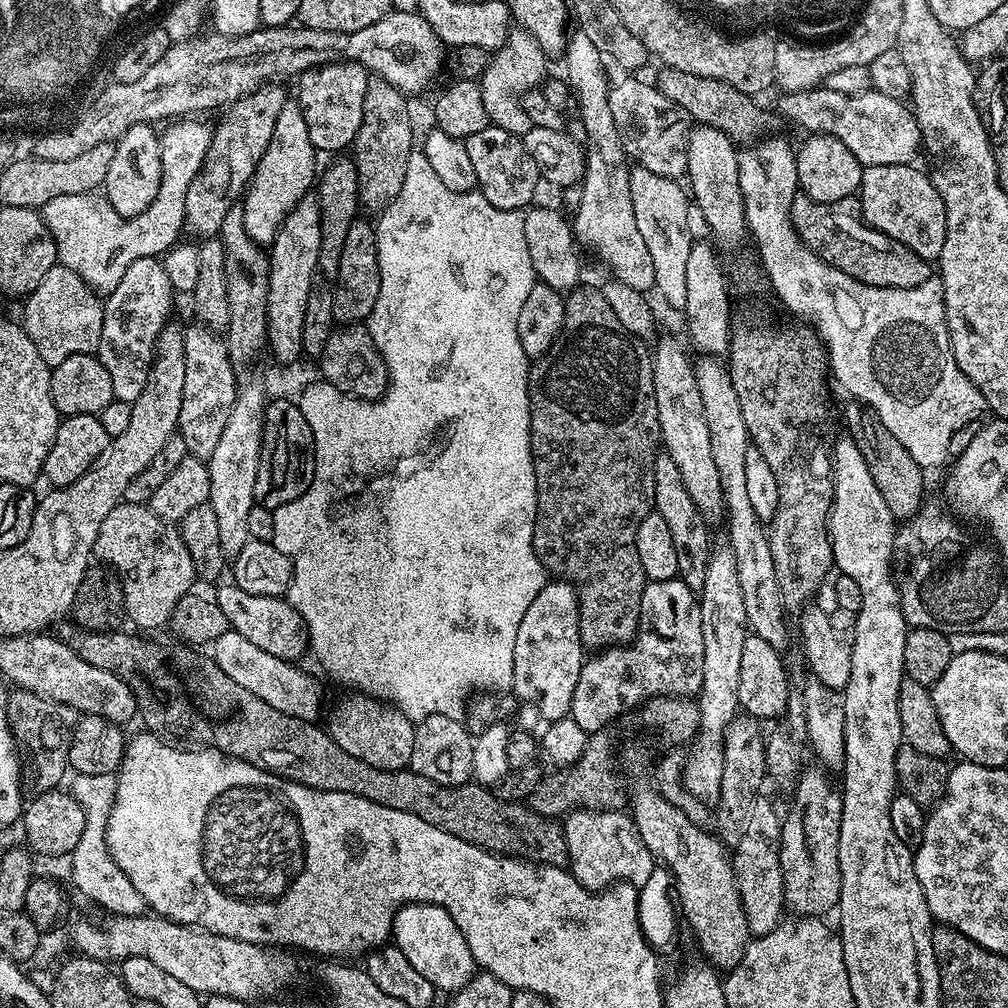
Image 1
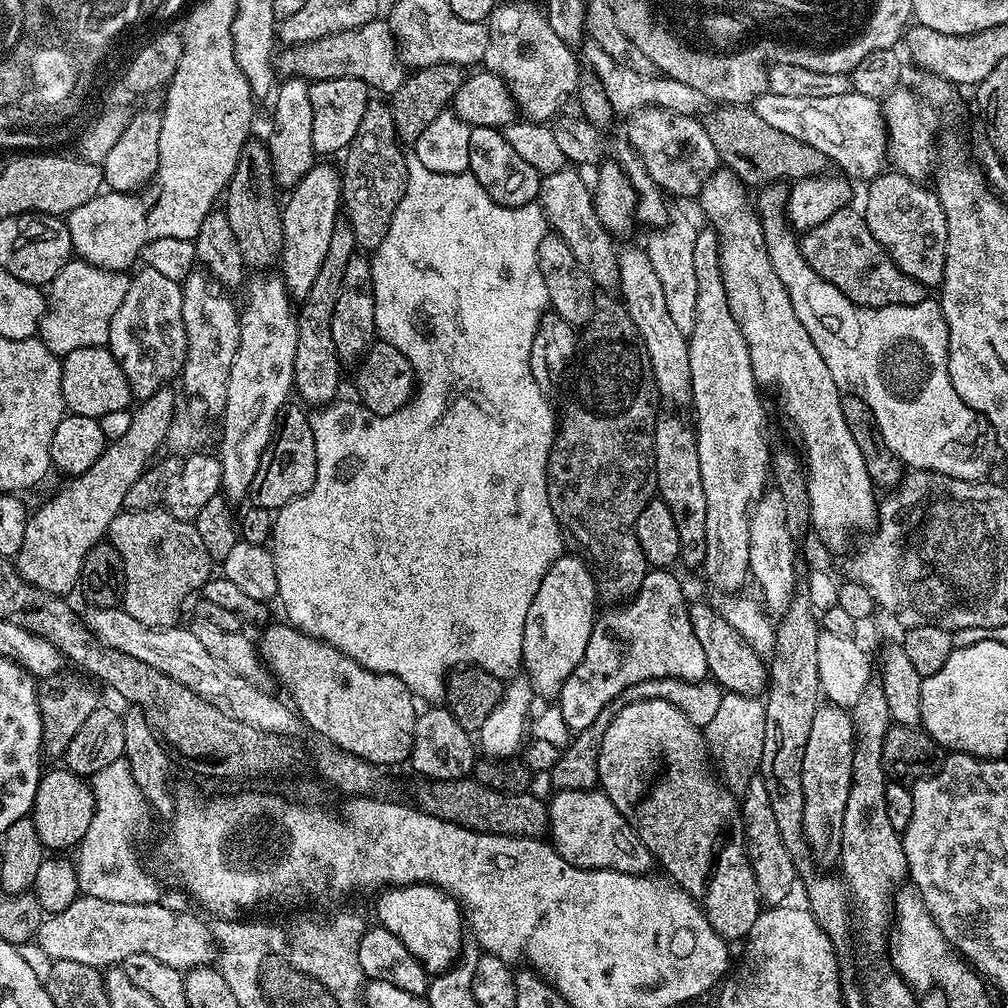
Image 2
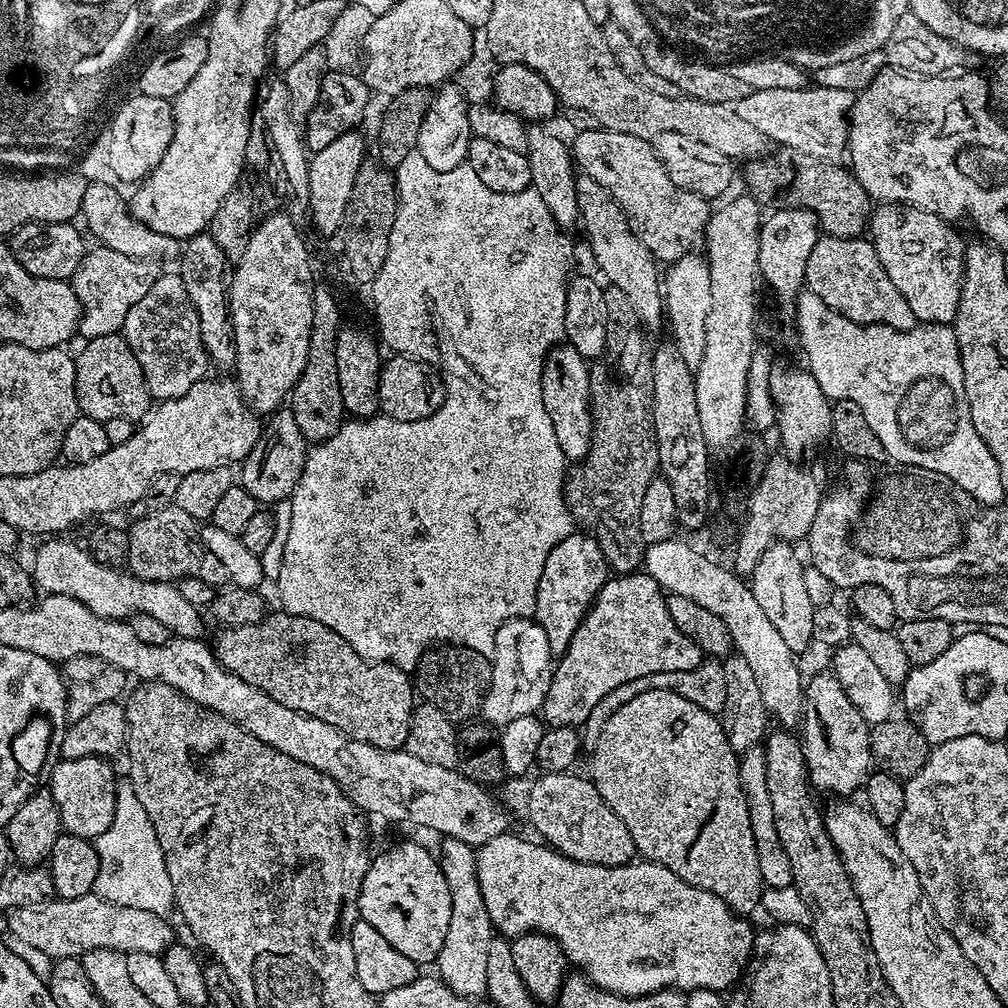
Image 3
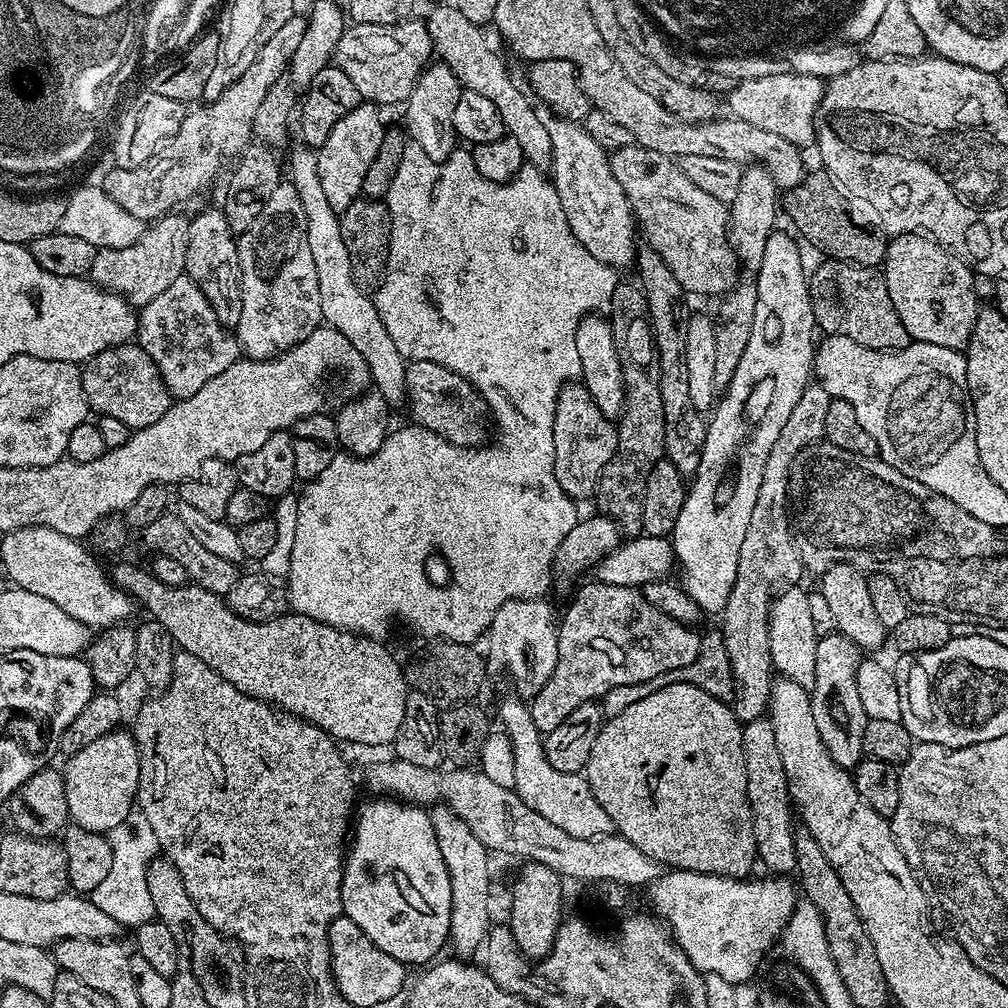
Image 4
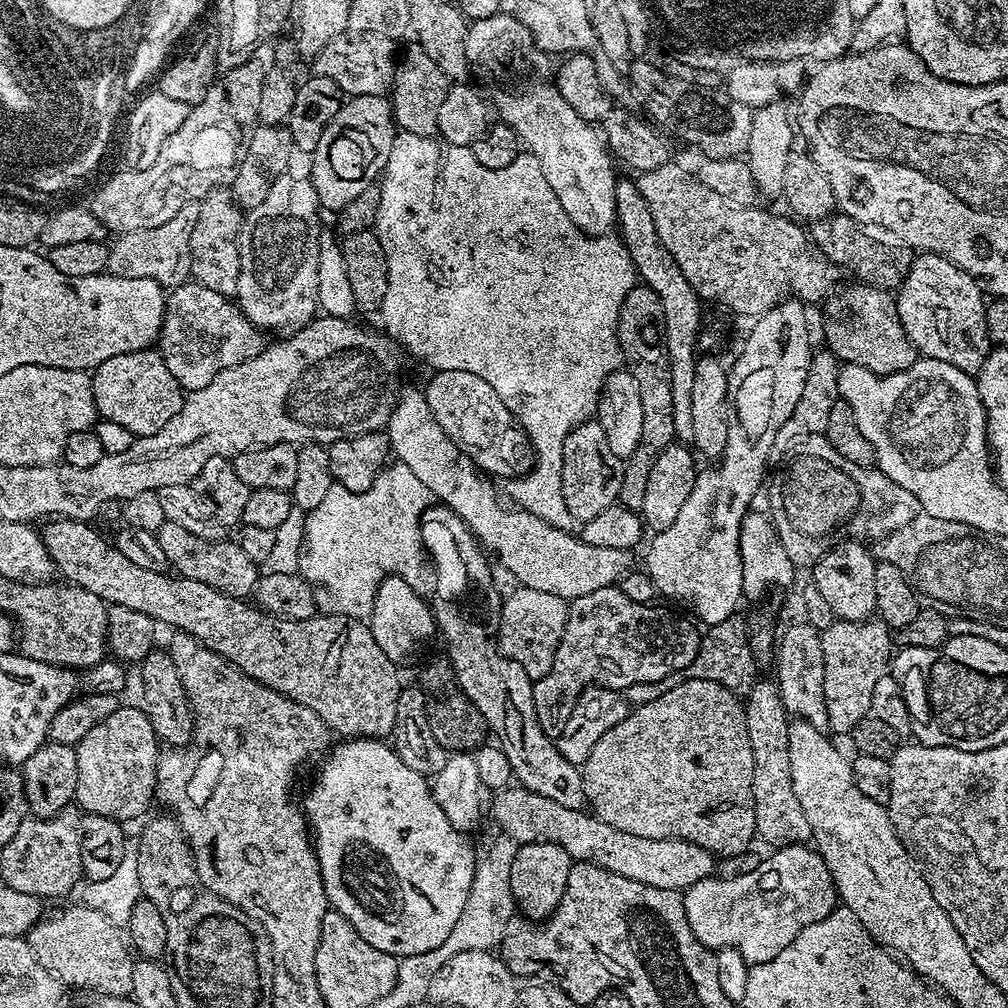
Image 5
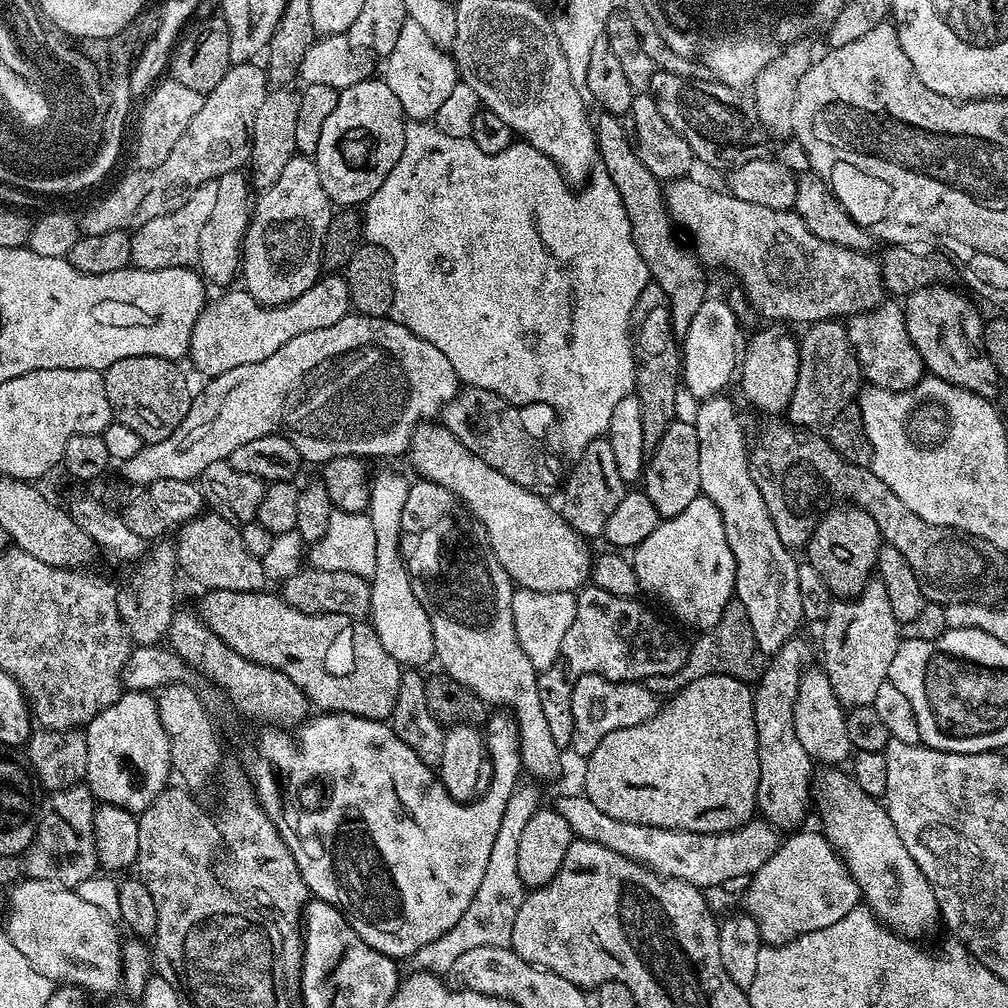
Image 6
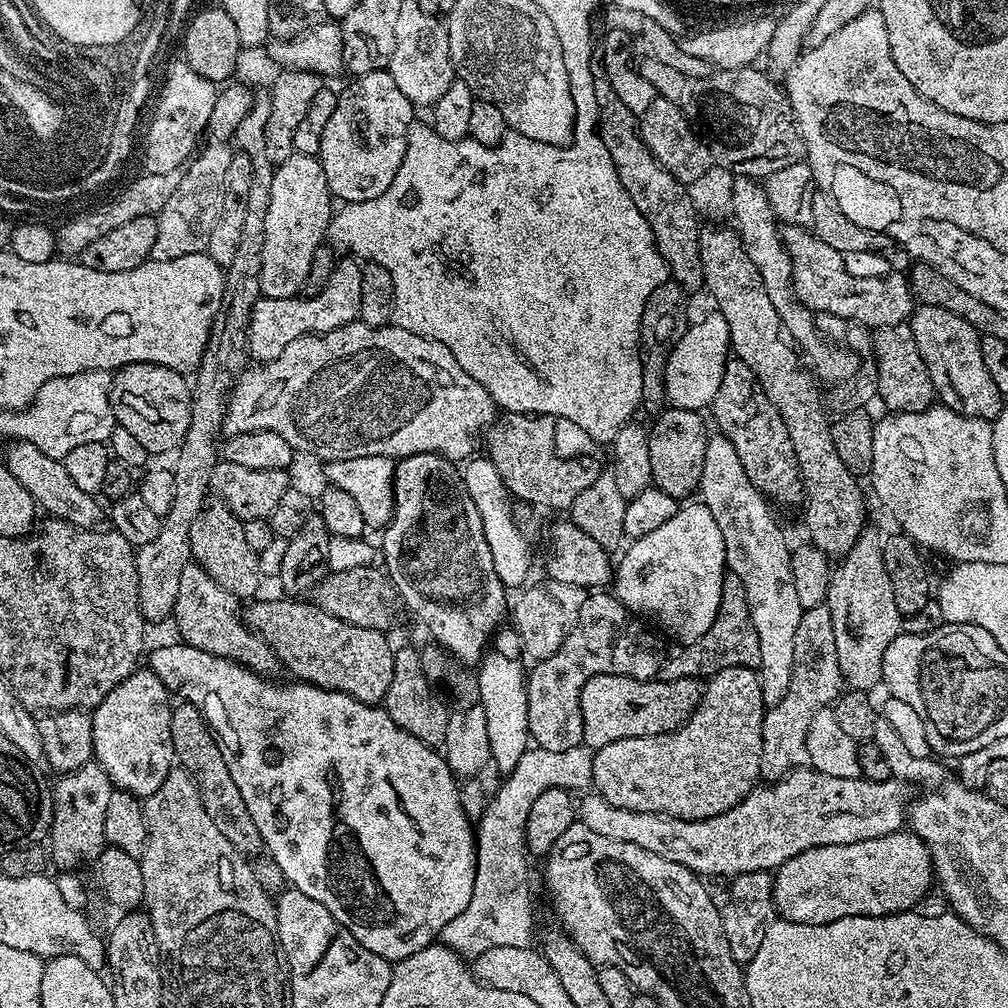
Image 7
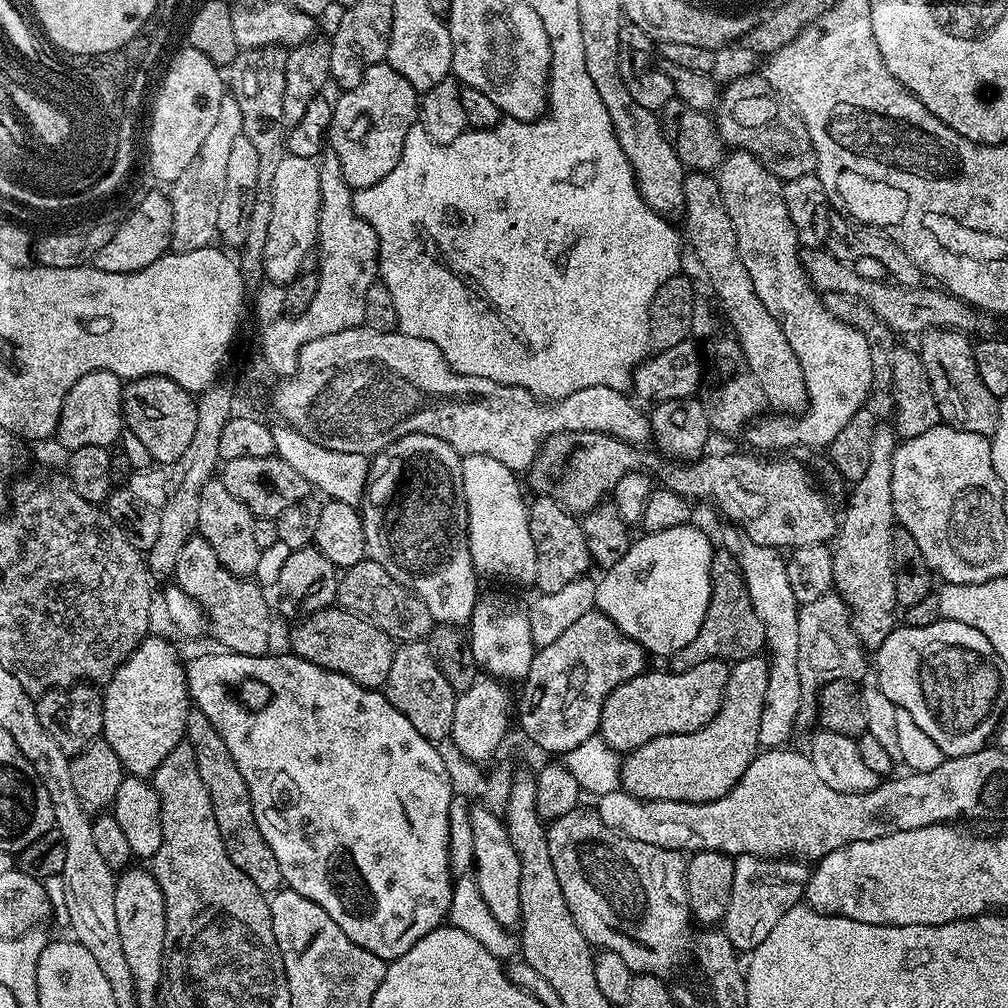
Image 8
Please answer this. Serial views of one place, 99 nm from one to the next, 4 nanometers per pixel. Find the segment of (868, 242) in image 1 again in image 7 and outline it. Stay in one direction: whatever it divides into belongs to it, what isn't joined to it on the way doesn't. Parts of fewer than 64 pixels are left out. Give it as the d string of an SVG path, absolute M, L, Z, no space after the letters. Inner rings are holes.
M911 323L875 329L872 337L876 365L878 366L878 400L884 403L889 413L921 412L933 407L936 391L930 382L930 370L926 370L926 362L922 362L922 354L918 354L918 342L914 342Z

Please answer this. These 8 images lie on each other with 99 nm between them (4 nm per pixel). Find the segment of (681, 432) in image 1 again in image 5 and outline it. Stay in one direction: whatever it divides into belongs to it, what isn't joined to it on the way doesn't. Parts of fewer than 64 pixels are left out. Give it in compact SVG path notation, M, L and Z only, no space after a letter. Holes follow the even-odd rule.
M497 12L496 15L490 18L482 18L481 20L471 21L468 25L468 33L466 34L466 54L469 61L473 65L476 64L485 72L486 75L492 79L492 84L496 87L496 104L494 100L494 108L500 111L499 119L503 123L512 127L517 134L519 134L523 147L531 152L534 158L538 158L538 166L542 166L542 174L546 174L546 182L550 182L550 190L554 190L554 198L558 198L558 202L562 202L562 210L566 210L566 214L570 218L570 222L574 222L574 226L578 226L583 232L588 233L589 236L603 236L613 231L616 224L616 202L614 194L616 190L616 181L618 174L612 170L614 165L613 157L610 155L608 145L601 133L589 121L583 120L574 110L574 106L570 106L570 102L566 102L566 98L562 98L562 94L558 90L556 81L554 79L554 63L553 57L549 53L544 52L534 42L534 34L530 34L530 30L526 26L522 26L522 22L518 22L518 18L508 16L505 12Z

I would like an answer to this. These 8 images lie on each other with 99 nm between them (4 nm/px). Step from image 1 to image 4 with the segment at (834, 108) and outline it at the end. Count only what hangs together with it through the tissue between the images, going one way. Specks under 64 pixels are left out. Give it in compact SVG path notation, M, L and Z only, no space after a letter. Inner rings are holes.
M784 70L780 74L771 74L766 78L752 78L739 81L736 88L728 96L728 104L732 107L731 115L742 122L750 122L750 126L758 126L758 130L770 130L770 134L779 134L786 142L794 142L797 146L811 145L816 139L816 111L824 97L825 81L808 74L798 74Z

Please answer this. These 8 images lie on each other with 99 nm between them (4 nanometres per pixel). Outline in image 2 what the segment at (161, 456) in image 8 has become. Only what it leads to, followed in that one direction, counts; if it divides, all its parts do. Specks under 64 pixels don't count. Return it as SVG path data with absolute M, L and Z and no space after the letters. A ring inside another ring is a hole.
M107 346L103 348L79 348L62 360L62 398L71 415L99 420L114 410L129 410L134 397L130 382L122 372L122 366Z

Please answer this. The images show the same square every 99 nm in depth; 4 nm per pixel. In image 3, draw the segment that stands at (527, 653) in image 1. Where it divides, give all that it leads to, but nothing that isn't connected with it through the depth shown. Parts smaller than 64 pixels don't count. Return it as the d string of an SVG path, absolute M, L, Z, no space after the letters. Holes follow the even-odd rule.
M573 531L571 536L562 538L562 542L558 542L558 546L554 546L554 550L550 550L550 558L546 558L546 566L542 566L542 578L538 578L534 619L542 626L542 630L546 630L546 638L550 641L553 657L559 658L570 646L570 638L574 638L574 630L578 630L582 618L590 611L597 594L609 578L610 569L598 542L593 536L589 536L583 531Z

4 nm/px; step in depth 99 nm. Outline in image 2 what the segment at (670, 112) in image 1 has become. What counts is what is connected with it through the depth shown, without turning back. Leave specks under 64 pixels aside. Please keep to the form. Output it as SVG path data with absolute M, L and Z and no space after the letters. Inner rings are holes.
M642 108L631 113L627 120L627 143L640 157L650 178L654 178L661 192L669 197L699 197L701 190L704 189L704 183L722 164L714 142L710 142L707 127L701 121L699 124L696 116L678 114L670 108Z

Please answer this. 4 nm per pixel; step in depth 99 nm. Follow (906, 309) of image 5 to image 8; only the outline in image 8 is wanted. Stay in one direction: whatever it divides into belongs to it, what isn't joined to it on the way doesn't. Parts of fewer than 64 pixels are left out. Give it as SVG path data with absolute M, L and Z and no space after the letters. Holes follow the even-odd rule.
M930 328L919 337L920 360L926 366L930 386L934 390L934 402L938 402L940 419L958 430L970 430L970 434L982 434L991 438L996 433L1000 417L1000 400L978 378L978 366L974 366L974 344L965 333L949 328Z

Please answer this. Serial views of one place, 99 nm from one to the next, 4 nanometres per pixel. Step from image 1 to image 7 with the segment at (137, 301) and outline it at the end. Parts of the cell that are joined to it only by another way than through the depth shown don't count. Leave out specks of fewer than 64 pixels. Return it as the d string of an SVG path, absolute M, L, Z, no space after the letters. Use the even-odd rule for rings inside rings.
M337 259L330 280L314 297L293 298L291 300L261 299L250 314L248 327L248 354L253 361L267 362L278 358L294 338L309 334L329 332L353 323L359 317L362 306L363 267L355 259Z

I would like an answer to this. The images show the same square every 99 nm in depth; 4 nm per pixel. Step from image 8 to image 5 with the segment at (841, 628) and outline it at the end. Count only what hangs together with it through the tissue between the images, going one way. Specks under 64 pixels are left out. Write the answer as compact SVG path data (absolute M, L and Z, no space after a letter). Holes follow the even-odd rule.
M757 679L756 685L744 700L744 713L746 730L750 733L750 750L754 750L752 789L757 837L771 846L808 844L812 838L810 822L806 822L806 814L802 814L802 805L798 803L794 786L790 782L790 717L775 679Z

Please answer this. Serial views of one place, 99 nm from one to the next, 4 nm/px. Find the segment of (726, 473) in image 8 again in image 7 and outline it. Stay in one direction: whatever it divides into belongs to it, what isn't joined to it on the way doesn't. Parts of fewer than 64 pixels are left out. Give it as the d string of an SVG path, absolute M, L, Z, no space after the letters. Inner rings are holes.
M505 411L487 429L487 459L498 470L502 482L517 501L537 504L540 508L571 509L574 498L594 482L598 467L592 460L579 460L576 456L559 456L556 453L556 432L549 421L523 412Z

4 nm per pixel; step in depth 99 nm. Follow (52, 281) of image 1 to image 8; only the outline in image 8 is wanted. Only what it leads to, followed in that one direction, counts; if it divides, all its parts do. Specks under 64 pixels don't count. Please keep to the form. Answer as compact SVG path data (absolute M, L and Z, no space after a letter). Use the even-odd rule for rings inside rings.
M225 94L222 106L218 106L218 118L210 129L209 136L202 141L198 154L178 174L178 178L171 181L170 199L172 201L172 246L171 251L189 252L199 248L209 247L217 239L218 206L222 203L222 190L226 190L226 165L230 150L234 147L234 138L242 135L242 110L238 110L238 102Z

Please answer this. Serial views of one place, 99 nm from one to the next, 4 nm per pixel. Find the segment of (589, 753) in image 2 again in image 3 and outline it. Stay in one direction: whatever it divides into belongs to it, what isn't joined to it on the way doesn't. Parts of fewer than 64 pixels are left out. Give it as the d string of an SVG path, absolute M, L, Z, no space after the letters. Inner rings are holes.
M716 658L705 659L694 670L678 670L677 672L663 672L662 674L646 674L646 678L634 678L634 682L625 682L618 686L618 690L610 690L594 710L590 710L590 718L582 726L582 740L585 745L595 746L602 730L606 730L606 722L626 706L626 702L638 698L638 694L646 694L646 690L674 690L674 694L682 694L682 698L687 698L689 702L694 702L694 706L702 706L702 710L723 713L726 706L726 674L723 663Z

